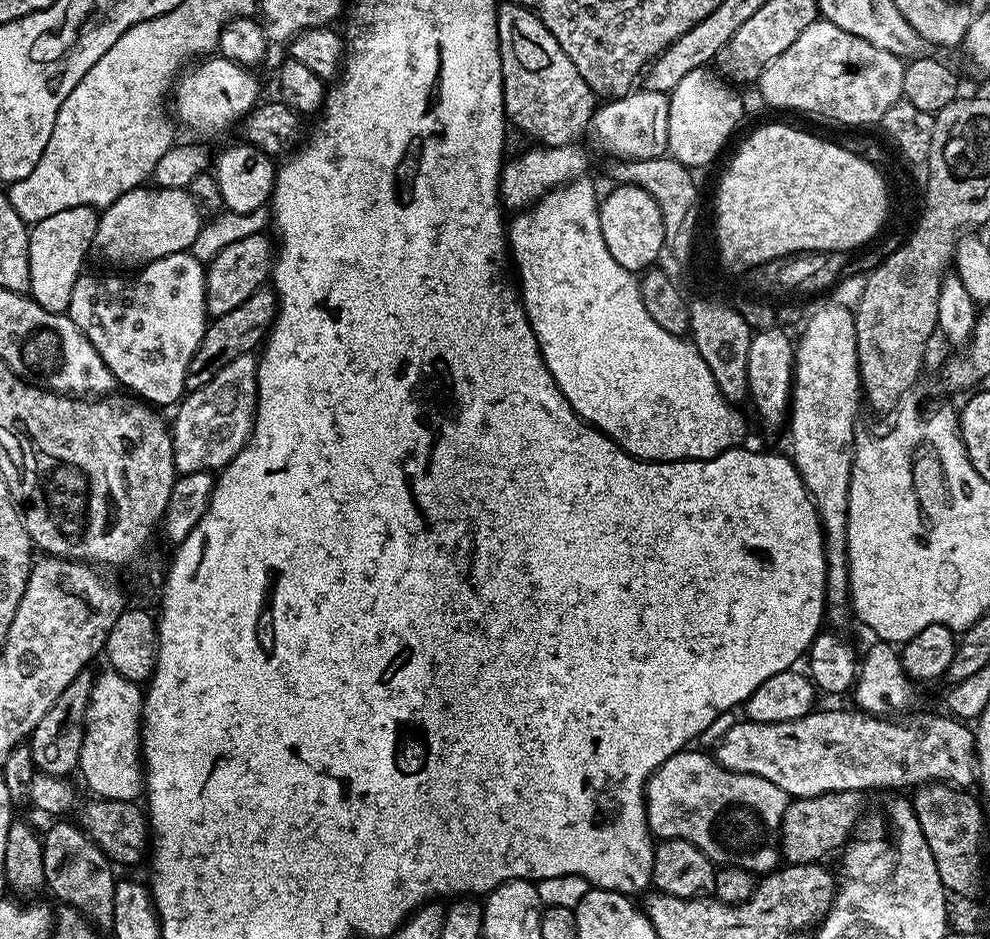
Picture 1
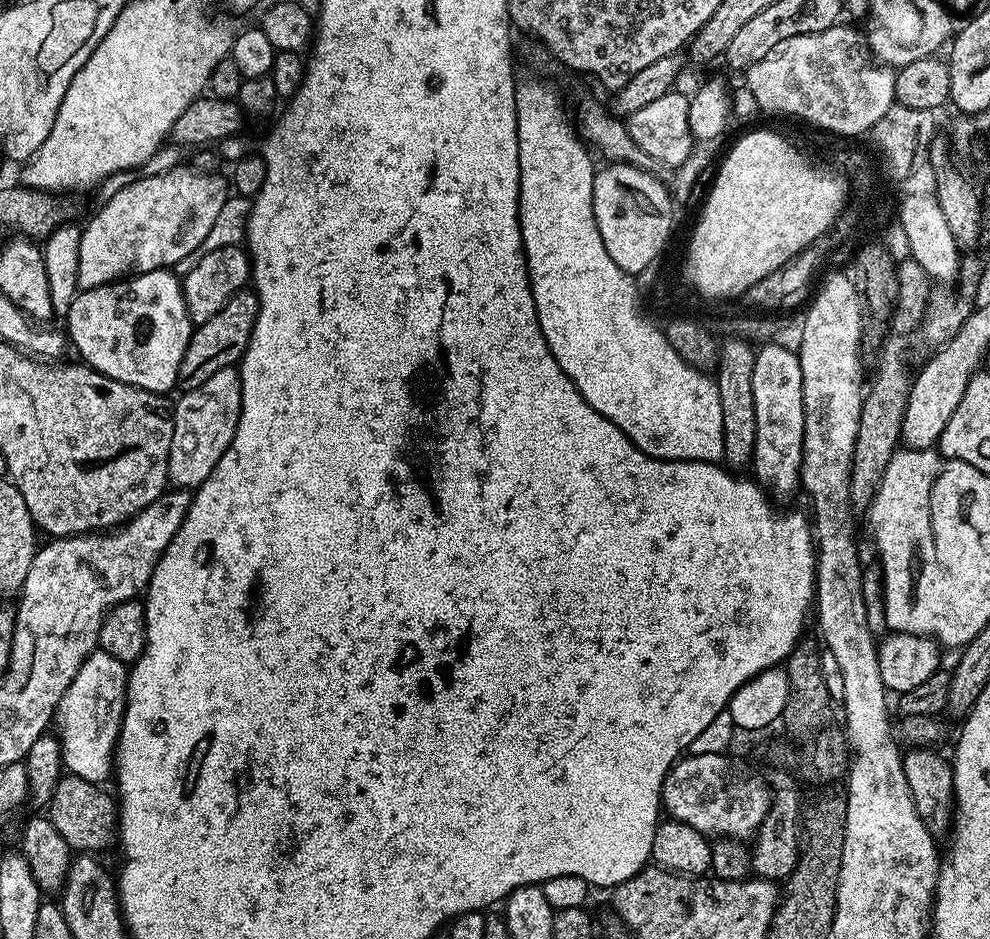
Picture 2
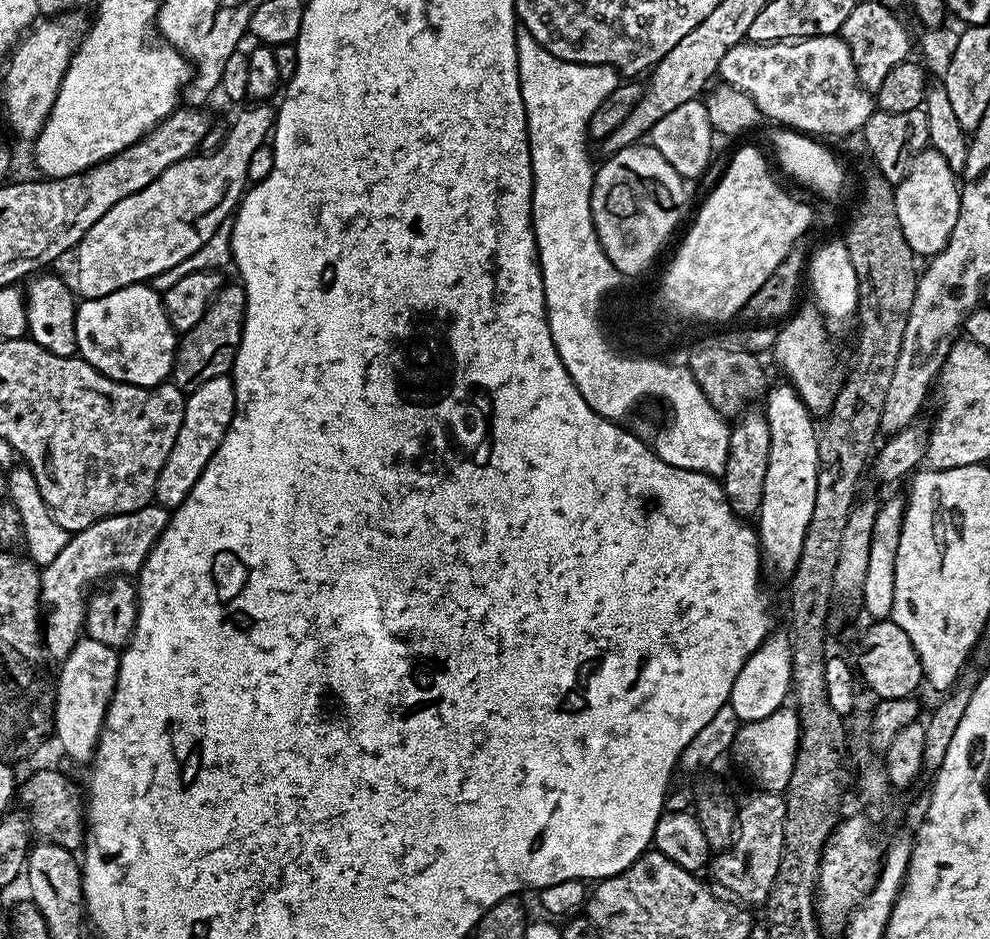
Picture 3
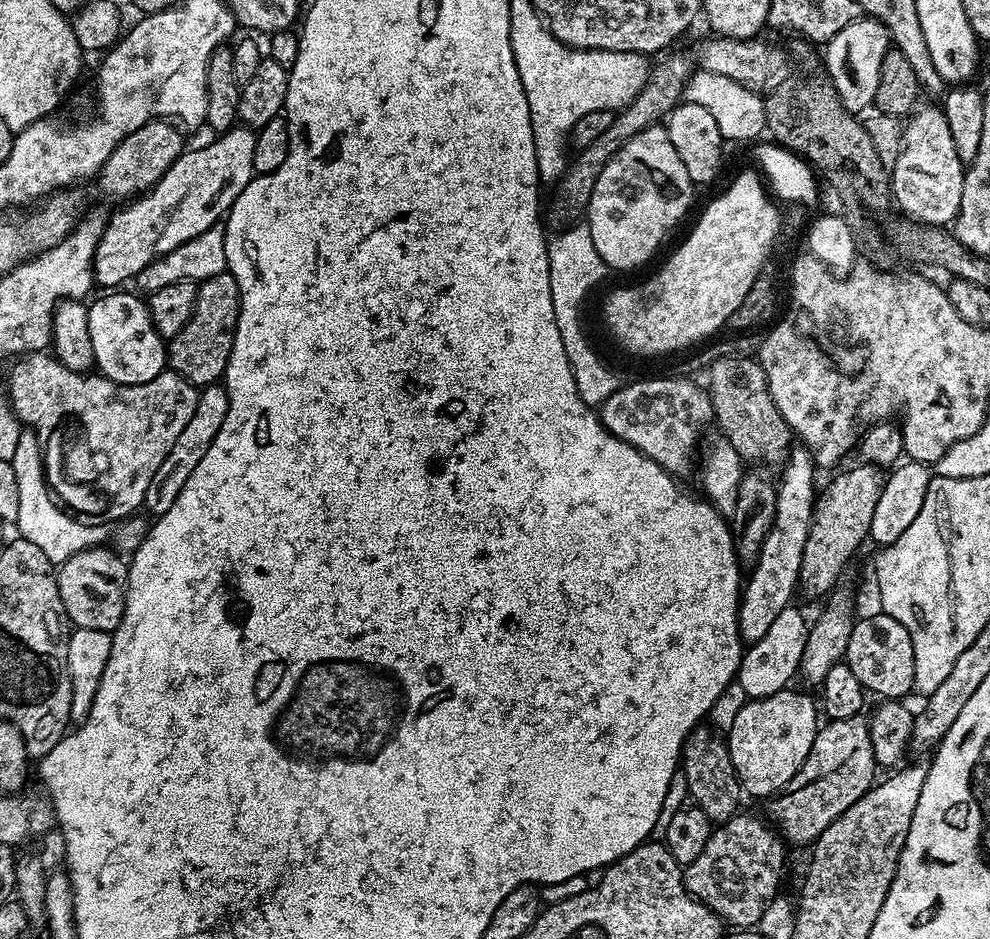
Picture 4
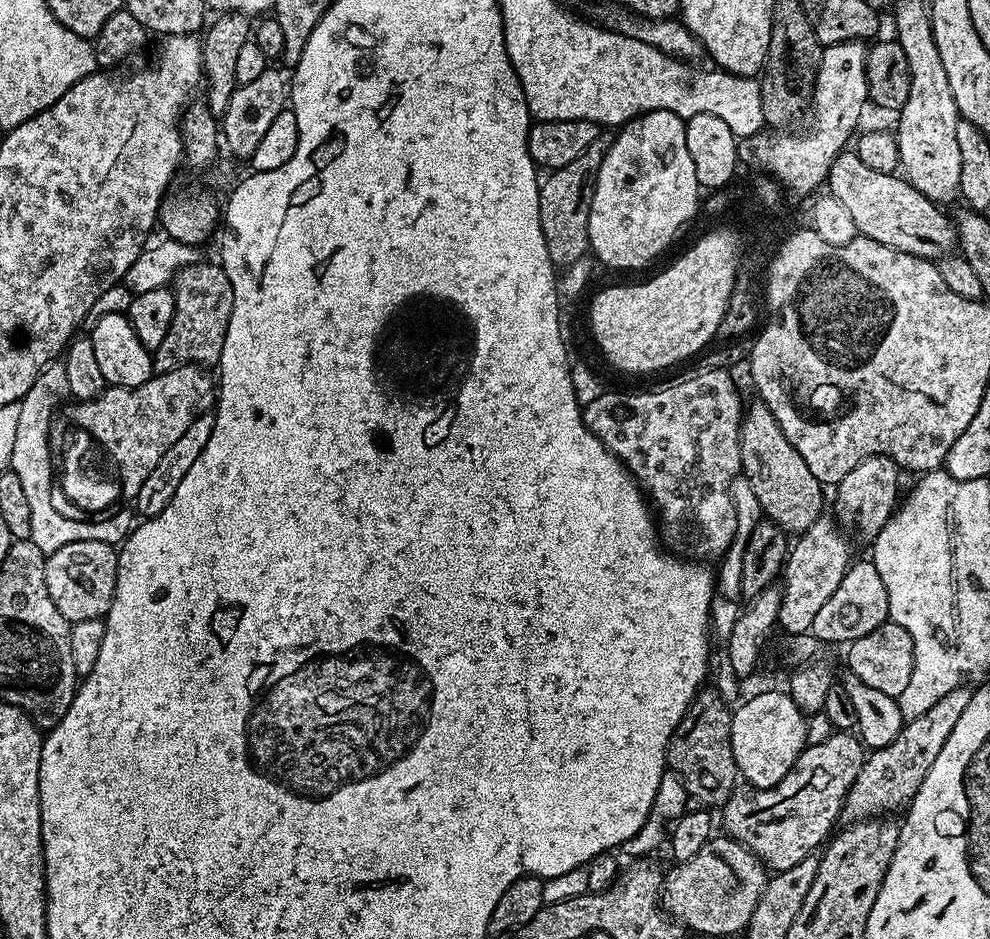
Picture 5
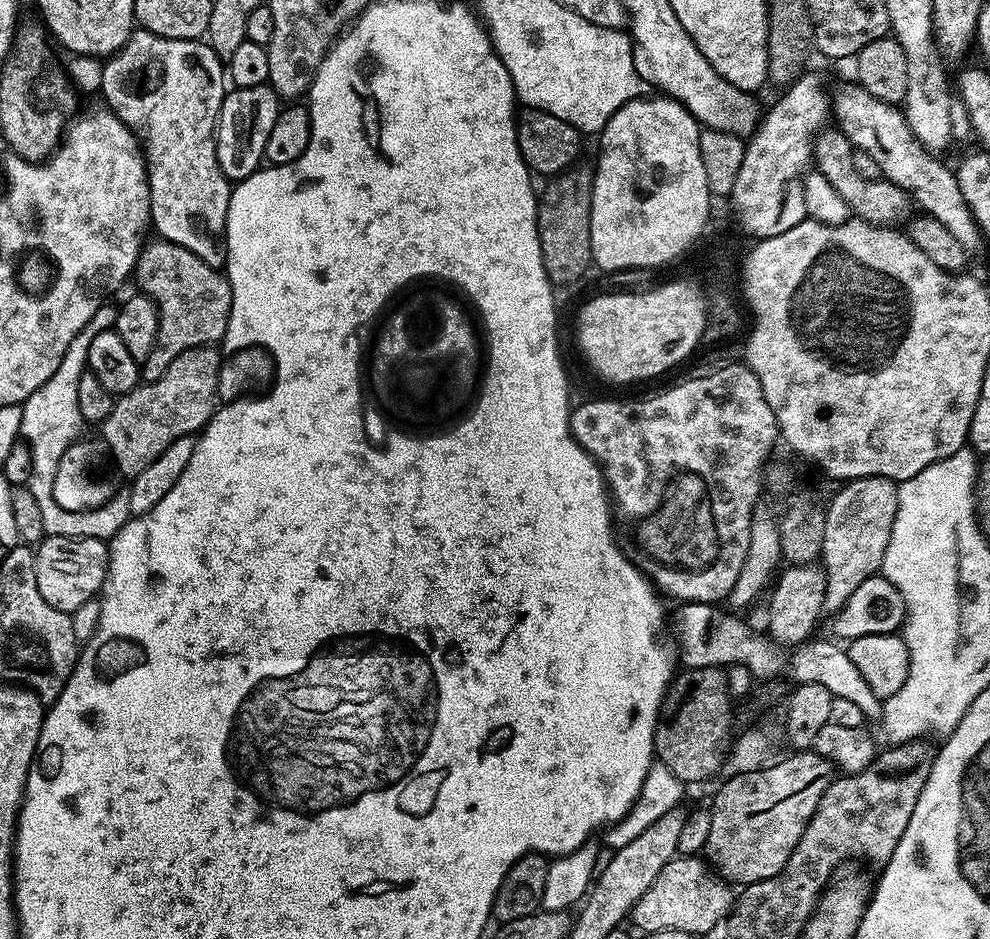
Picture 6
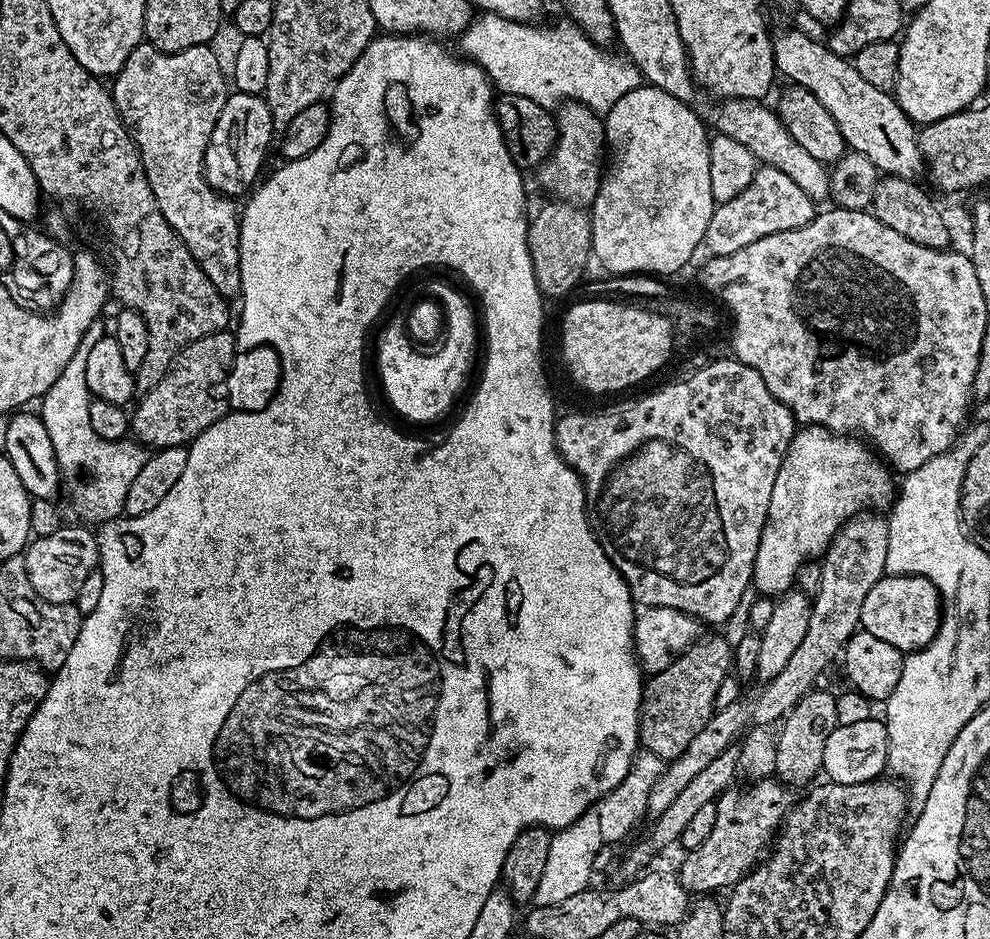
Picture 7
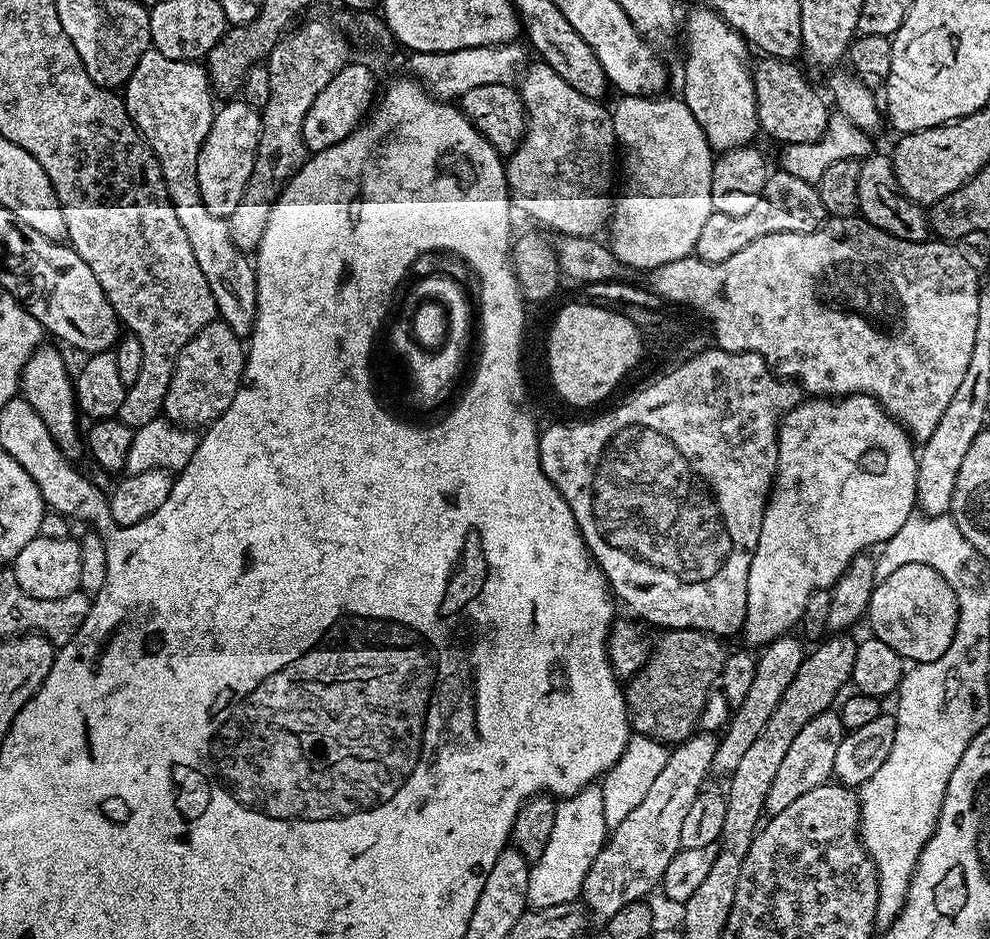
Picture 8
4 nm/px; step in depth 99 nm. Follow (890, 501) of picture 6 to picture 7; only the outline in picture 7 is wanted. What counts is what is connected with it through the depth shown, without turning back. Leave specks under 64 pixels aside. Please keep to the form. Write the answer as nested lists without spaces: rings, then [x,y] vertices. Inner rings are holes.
[[[861,514],[842,525],[822,557],[822,586],[812,600],[810,626],[806,626],[806,638],[802,638],[798,650],[794,650],[786,670],[782,670],[782,674],[773,680],[761,683],[756,696],[741,695],[738,702],[713,712],[710,722],[702,726],[694,742],[690,742],[682,755],[665,767],[664,773],[654,784],[648,803],[649,813],[664,812],[697,774],[702,774],[702,770],[706,770],[706,766],[710,766],[718,754],[733,747],[753,725],[772,726],[783,721],[788,711],[806,693],[817,687],[816,679],[831,666],[835,656],[837,659],[843,653],[848,639],[861,627],[862,606],[867,594],[886,575],[884,567],[888,549],[888,520],[880,516],[883,515]]]

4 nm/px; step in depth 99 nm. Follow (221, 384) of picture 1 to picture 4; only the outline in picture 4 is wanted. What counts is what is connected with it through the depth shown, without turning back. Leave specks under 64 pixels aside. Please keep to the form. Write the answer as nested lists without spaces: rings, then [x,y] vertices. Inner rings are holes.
[[[219,383],[207,385],[200,392],[198,406],[194,406],[194,418],[190,418],[190,422],[186,422],[186,426],[182,429],[182,434],[178,434],[174,446],[170,446],[170,454],[166,454],[162,466],[158,466],[158,470],[154,470],[154,479],[146,490],[143,507],[149,508],[153,517],[166,514],[166,510],[170,510],[170,506],[174,506],[174,498],[178,498],[178,494],[182,494],[182,486],[186,486],[186,478],[190,478],[194,466],[198,466],[198,462],[202,462],[202,454],[206,454],[206,450],[210,450],[210,442],[214,442],[218,430],[222,430],[222,422],[226,422],[227,409],[228,392]]]

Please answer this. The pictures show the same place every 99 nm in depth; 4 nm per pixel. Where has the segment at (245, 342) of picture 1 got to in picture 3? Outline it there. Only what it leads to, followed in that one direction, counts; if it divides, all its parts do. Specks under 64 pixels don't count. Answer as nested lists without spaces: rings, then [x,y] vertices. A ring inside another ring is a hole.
[[[239,282],[225,283],[220,293],[212,299],[212,305],[202,314],[202,322],[194,330],[183,333],[176,346],[176,360],[172,364],[171,383],[185,394],[198,390],[198,386],[231,373],[232,363],[242,342],[244,315],[246,314],[246,294]]]

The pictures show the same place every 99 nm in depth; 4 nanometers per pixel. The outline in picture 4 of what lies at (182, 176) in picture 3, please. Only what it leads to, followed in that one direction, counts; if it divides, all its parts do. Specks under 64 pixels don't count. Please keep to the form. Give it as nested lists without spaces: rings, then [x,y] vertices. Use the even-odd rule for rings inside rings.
[[[234,126],[221,133],[212,144],[187,149],[171,164],[166,174],[148,192],[143,193],[134,201],[127,203],[124,209],[111,216],[105,223],[103,236],[95,250],[92,260],[93,279],[100,287],[118,288],[126,281],[135,279],[143,268],[152,261],[177,249],[178,246],[192,240],[202,232],[219,223],[223,216],[237,200],[238,194],[255,177],[253,170],[254,148],[257,133],[246,126]]]

